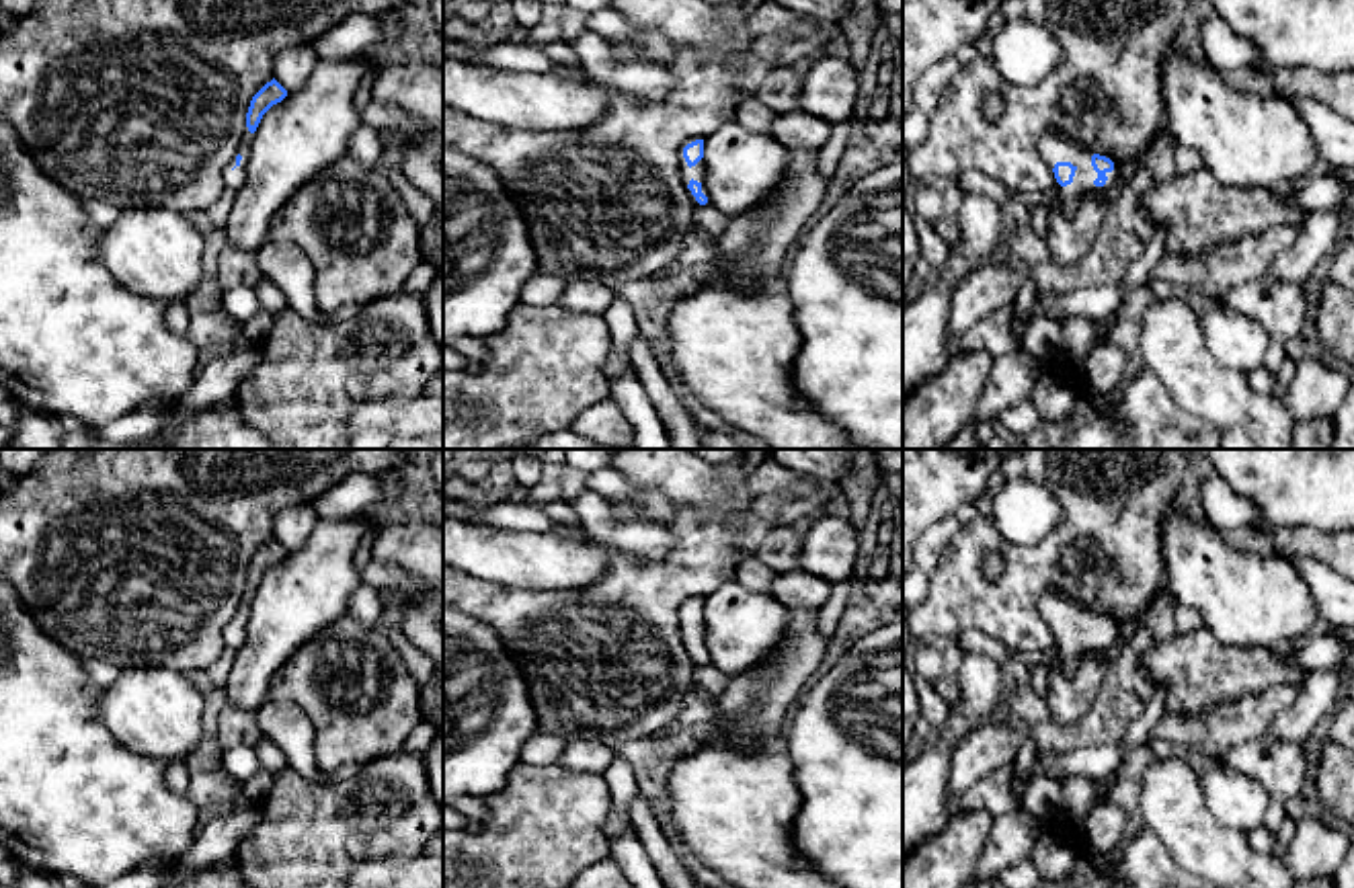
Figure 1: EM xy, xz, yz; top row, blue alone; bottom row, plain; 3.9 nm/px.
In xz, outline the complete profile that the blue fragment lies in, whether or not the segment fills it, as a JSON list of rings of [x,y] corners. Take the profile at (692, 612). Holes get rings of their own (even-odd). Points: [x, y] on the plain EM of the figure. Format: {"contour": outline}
{"contour": [[[706,597],[689,599],[679,611],[683,642],[695,664],[712,662],[706,642],[704,599]]]}

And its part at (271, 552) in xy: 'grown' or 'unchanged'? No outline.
grown

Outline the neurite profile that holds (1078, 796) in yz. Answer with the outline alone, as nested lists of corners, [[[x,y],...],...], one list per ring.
[[[1077,775],[1061,783],[1059,814],[1079,824],[1087,812],[1096,806],[1093,779]]]

